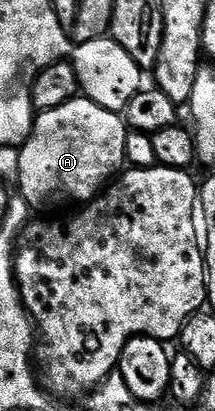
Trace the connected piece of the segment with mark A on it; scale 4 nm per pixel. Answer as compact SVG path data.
M77 96L59 108L41 111L33 121L32 135L19 147L19 197L32 208L60 206L63 202L91 202L121 173L125 165L124 157L128 154L128 134L130 135L129 127L119 113L104 109L85 96Z

